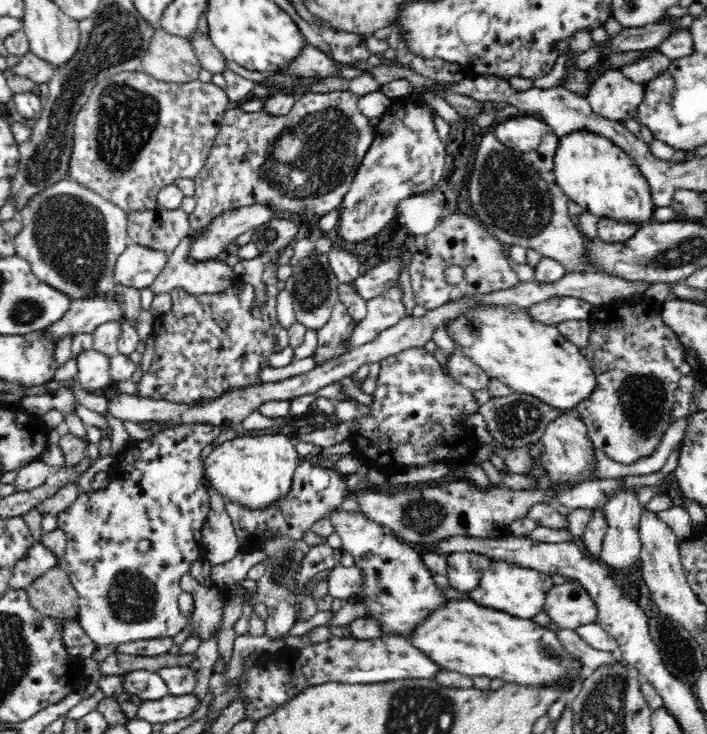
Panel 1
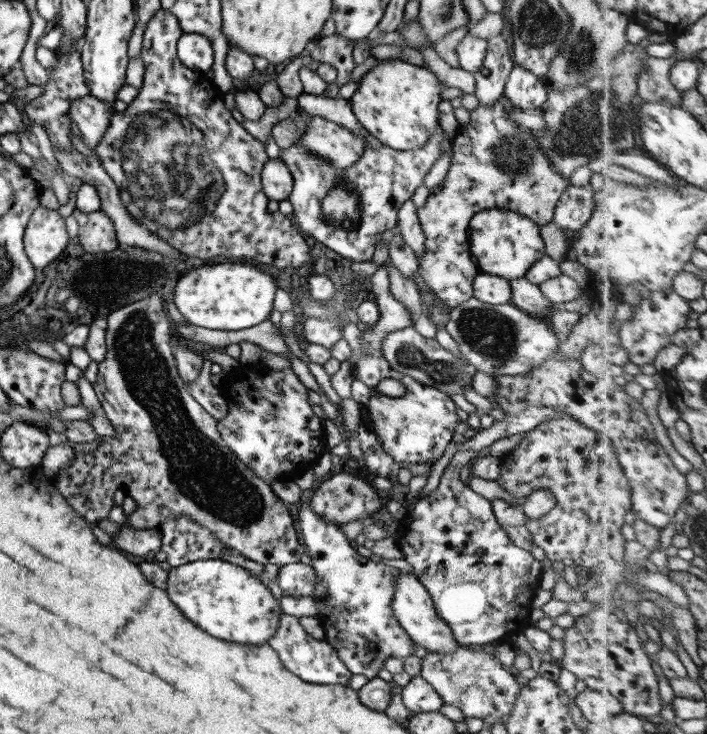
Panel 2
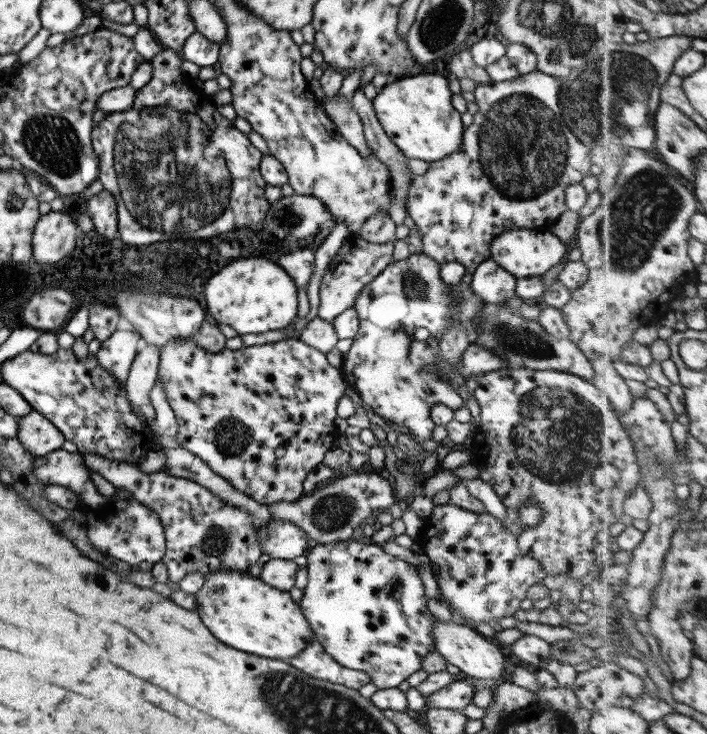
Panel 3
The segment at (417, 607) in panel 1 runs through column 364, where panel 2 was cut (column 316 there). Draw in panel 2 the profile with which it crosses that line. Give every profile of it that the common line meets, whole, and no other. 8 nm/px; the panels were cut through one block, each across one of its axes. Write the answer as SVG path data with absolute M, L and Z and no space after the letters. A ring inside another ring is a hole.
M308 502L300 509L298 526L315 570L317 581L312 597L319 610L318 620L325 630L324 640L334 648L352 675L374 679L380 670L390 667L394 658L404 662L415 655L414 643L396 620L391 607L399 570L391 563L376 563L360 555L340 527L319 517Z

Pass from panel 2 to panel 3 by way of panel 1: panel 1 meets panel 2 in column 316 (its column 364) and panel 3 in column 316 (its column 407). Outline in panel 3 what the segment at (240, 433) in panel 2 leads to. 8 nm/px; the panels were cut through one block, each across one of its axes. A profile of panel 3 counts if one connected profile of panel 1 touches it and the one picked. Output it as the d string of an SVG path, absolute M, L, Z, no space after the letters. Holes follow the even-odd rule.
M178 338L178 340L170 340L164 344L164 348L159 351L159 364L157 378L162 381L162 387L166 391L166 399L168 404L174 411L178 432L176 432L176 440L179 447L188 450L191 454L200 457L216 474L225 478L236 490L250 496L252 500L256 500L260 504L270 505L276 502L294 502L300 499L303 492L303 482L307 474L316 469L324 460L324 455L332 448L338 446L338 440L341 433L336 428L334 420L337 416L337 404L342 398L348 387L347 382L343 378L341 369L334 368L328 362L326 354L312 346L308 346L299 338L289 338L282 341L266 343L262 345L242 346L238 350L230 350L222 348L222 352L218 354L210 354L206 350L202 350L196 340L193 338Z

